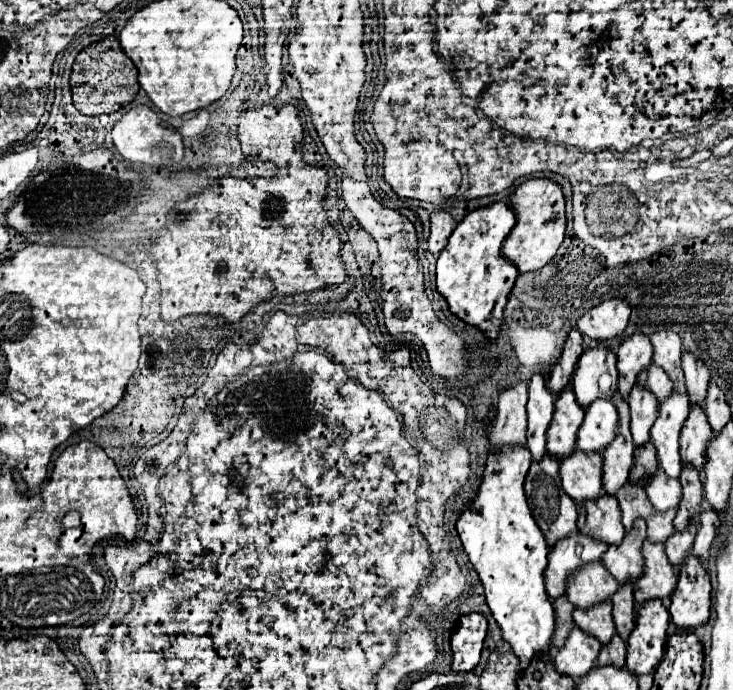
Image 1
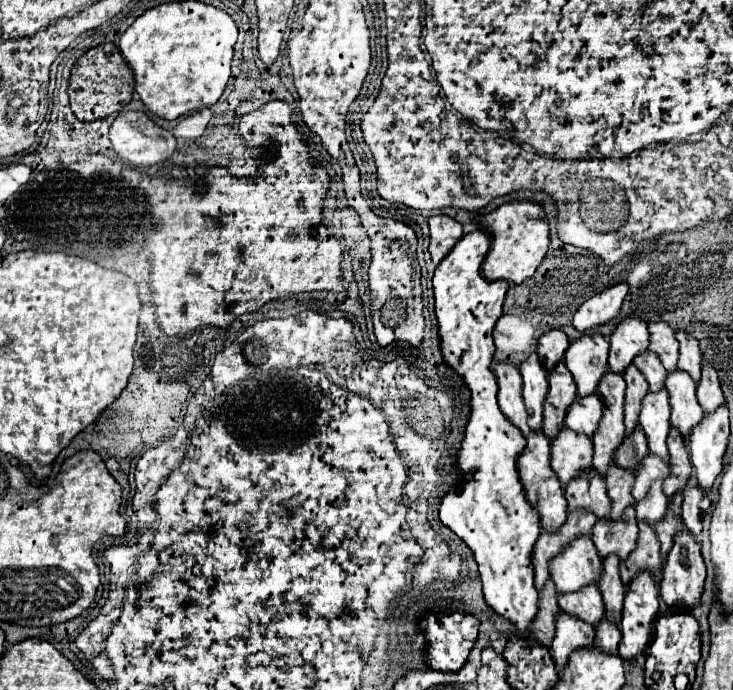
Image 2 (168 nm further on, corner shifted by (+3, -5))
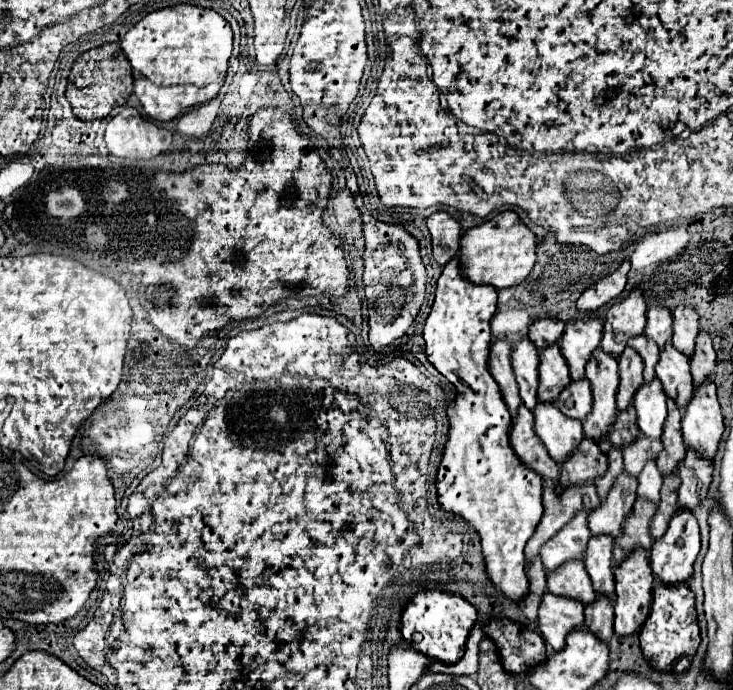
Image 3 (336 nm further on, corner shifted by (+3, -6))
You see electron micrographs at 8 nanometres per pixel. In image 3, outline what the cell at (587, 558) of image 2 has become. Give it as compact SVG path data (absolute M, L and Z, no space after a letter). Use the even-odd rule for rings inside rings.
M584 510L576 512L574 518L558 534L554 534L554 538L546 542L546 546L540 548L540 558L548 572L556 570L570 558L582 558L582 554L586 552L586 542L590 540L586 516L588 514Z

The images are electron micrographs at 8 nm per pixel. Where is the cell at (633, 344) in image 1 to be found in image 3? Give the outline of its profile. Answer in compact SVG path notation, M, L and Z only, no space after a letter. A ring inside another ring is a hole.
M634 288L624 300L618 300L608 308L604 318L604 336L600 344L608 354L620 356L622 350L626 348L626 340L644 334L644 326L646 326L646 302L642 290ZM616 330L624 332L622 344L614 340Z

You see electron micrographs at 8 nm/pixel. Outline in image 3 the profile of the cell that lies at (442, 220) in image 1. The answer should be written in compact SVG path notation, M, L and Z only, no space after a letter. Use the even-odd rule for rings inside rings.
M434 212L426 218L432 234L432 254L440 266L458 256L460 250L460 224L448 212Z

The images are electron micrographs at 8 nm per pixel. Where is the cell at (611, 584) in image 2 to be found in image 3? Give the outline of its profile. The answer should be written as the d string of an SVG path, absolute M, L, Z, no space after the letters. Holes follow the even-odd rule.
M610 534L592 536L586 548L586 570L592 578L594 590L598 594L606 594L614 598L614 562L612 562L612 542Z

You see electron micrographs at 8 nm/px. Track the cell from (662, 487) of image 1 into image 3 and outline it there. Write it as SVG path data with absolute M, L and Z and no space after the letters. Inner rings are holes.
M640 436L636 438L632 444L622 446L622 454L624 454L624 470L632 476L636 476L642 466L646 464L646 458L656 458L658 450L662 448L660 440L648 438L648 436Z

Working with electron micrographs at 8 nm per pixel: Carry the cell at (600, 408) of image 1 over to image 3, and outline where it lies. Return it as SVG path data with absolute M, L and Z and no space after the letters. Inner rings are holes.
M586 378L572 380L560 392L560 396L556 398L554 404L568 418L584 420L586 414L590 414L590 410L592 410L592 390L590 390L590 382Z

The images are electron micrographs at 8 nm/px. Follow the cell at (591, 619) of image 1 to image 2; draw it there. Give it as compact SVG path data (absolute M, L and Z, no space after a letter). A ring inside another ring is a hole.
M588 585L588 589L582 589L582 593L560 593L558 605L564 613L582 619L590 625L598 625L604 615L606 615L606 607L604 607L604 599L598 587Z

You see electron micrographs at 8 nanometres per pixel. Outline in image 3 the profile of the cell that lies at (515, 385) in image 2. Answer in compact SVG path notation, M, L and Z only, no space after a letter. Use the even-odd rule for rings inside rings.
M496 340L490 346L490 374L494 376L494 380L500 386L500 392L504 396L504 402L510 410L510 414L516 414L518 406L520 406L520 394L518 394L518 384L512 372L512 364L510 364L510 352L512 352L512 344L508 340Z

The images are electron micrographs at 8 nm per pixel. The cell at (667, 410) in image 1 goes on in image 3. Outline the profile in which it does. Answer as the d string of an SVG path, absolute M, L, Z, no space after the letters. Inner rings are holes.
M658 378L644 382L636 390L632 406L638 414L638 428L650 438L660 438L666 420L666 392L662 388L662 382Z

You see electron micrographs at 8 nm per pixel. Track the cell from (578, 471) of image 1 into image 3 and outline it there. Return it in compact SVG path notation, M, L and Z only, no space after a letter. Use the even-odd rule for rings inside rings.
M538 402L534 408L534 430L548 448L550 456L562 464L566 456L578 446L578 440L584 438L582 422L566 418L554 402Z

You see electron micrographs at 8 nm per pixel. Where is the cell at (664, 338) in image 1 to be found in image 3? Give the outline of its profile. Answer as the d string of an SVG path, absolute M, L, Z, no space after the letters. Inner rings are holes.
M650 306L646 320L646 338L654 340L660 348L672 338L672 314L664 306Z

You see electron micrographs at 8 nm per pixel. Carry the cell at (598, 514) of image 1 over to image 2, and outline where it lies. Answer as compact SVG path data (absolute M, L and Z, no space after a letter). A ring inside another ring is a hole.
M590 471L570 481L570 485L564 491L568 501L568 511L580 509L594 513L598 519L610 517L612 505L610 505L610 497L606 495L606 481L602 475Z

